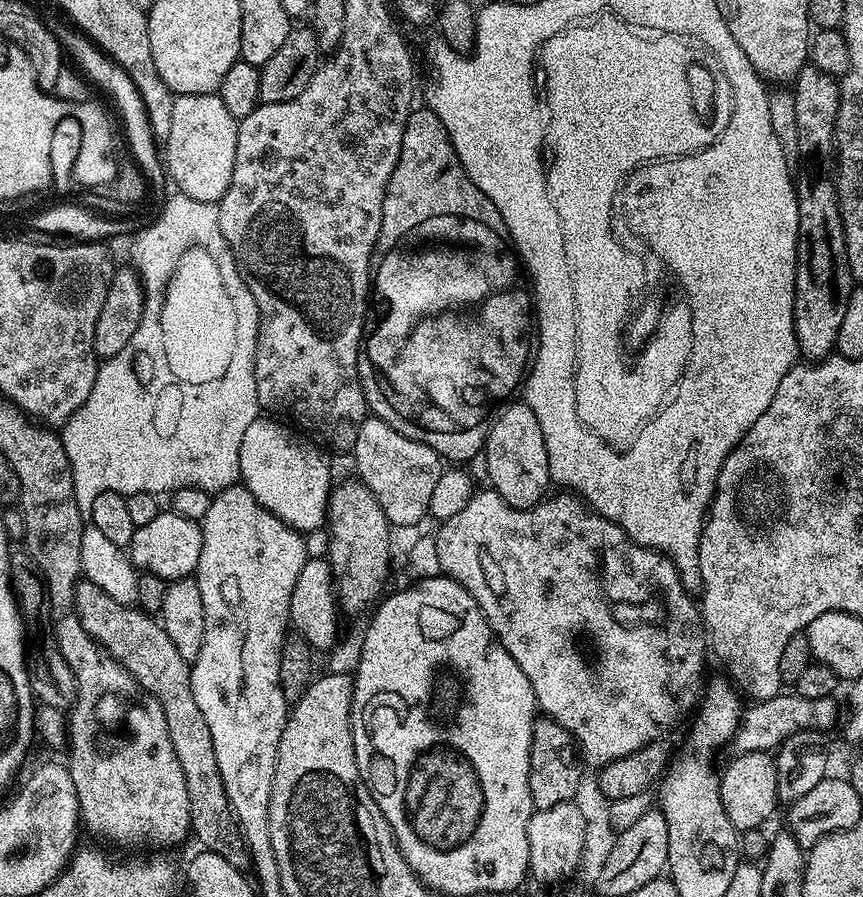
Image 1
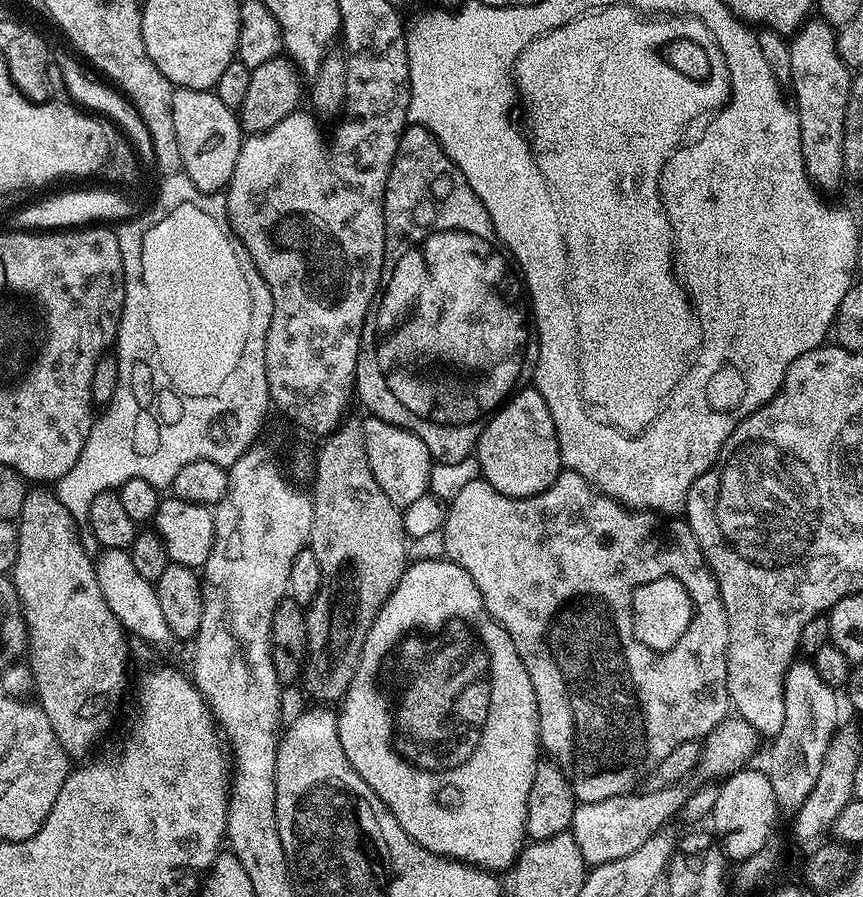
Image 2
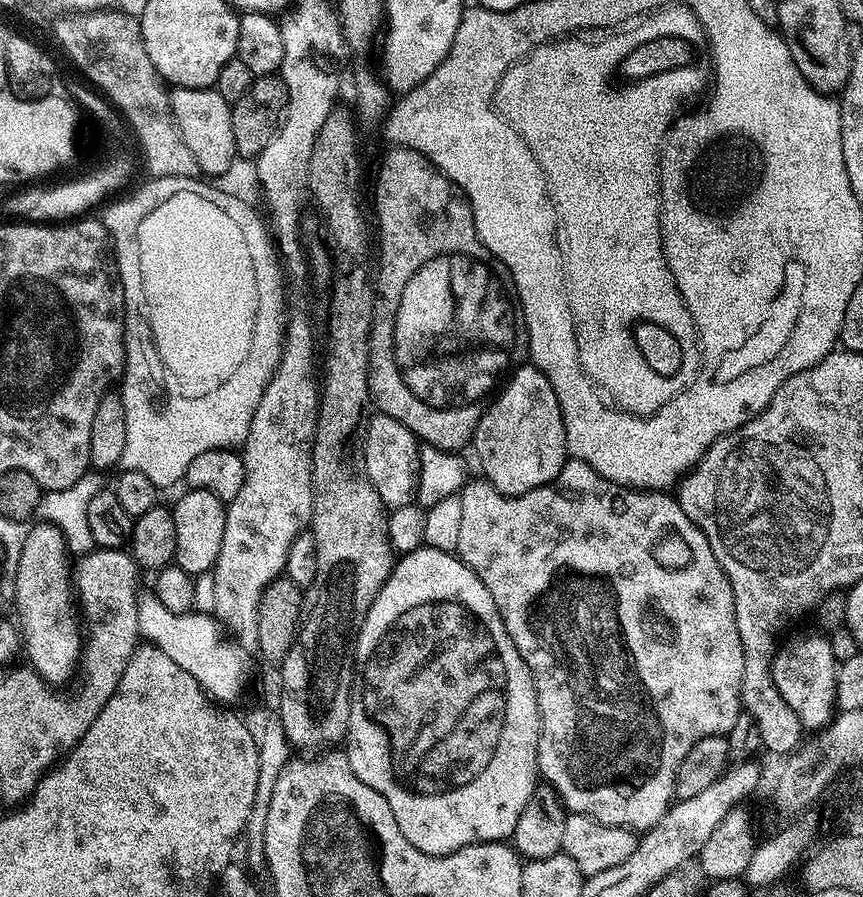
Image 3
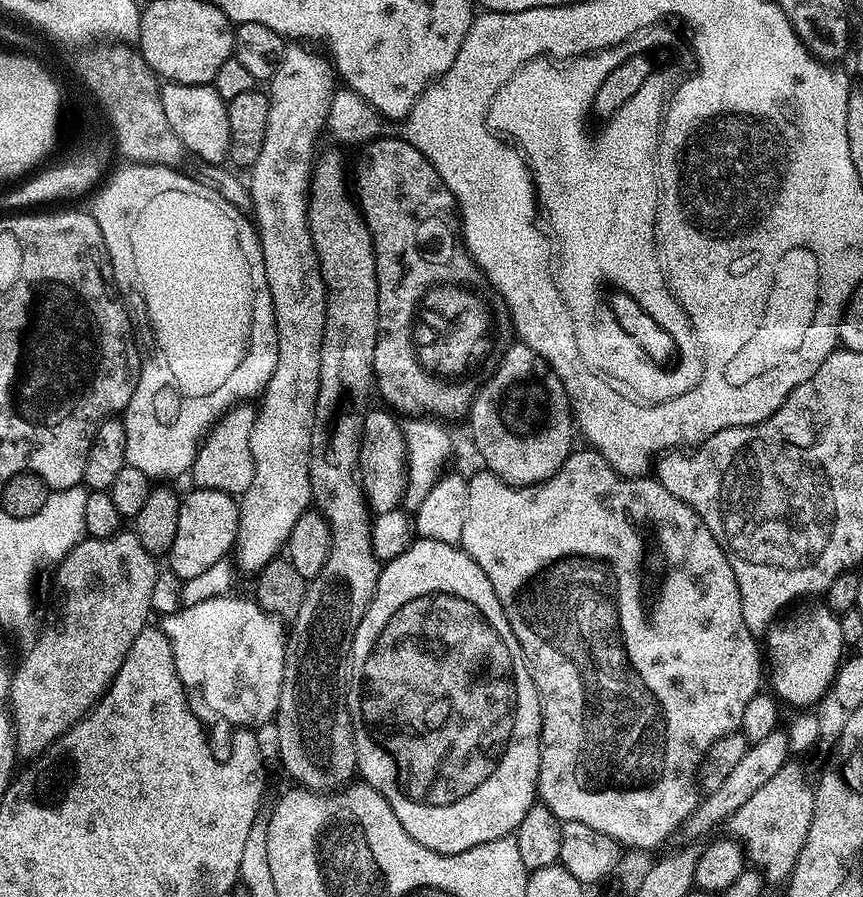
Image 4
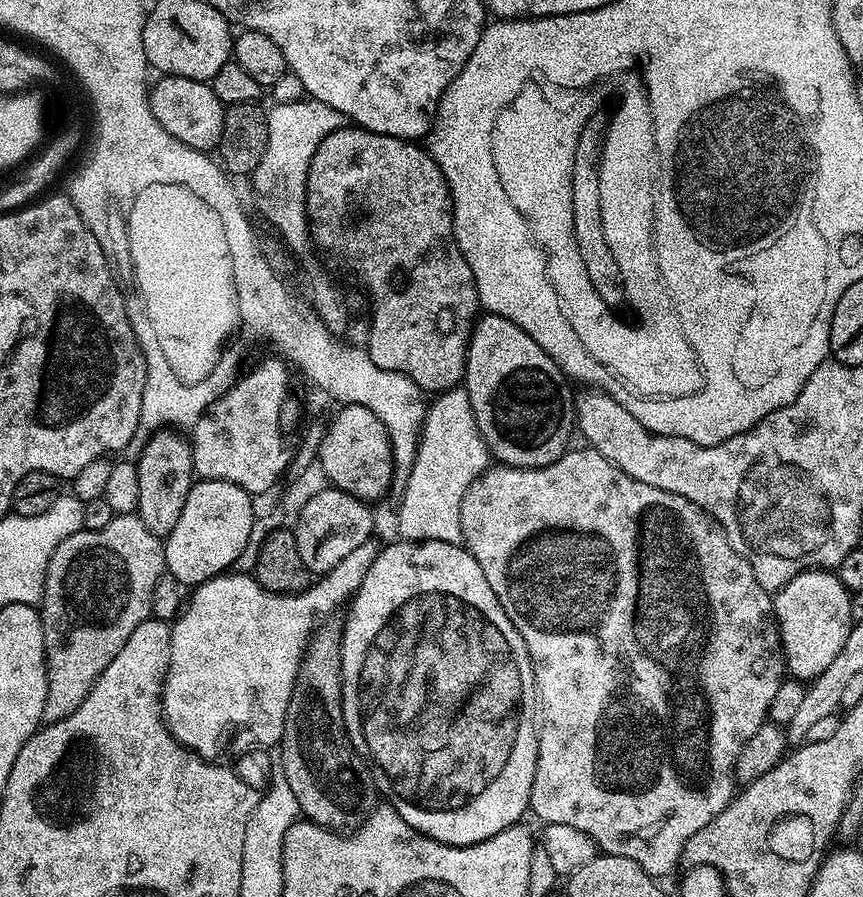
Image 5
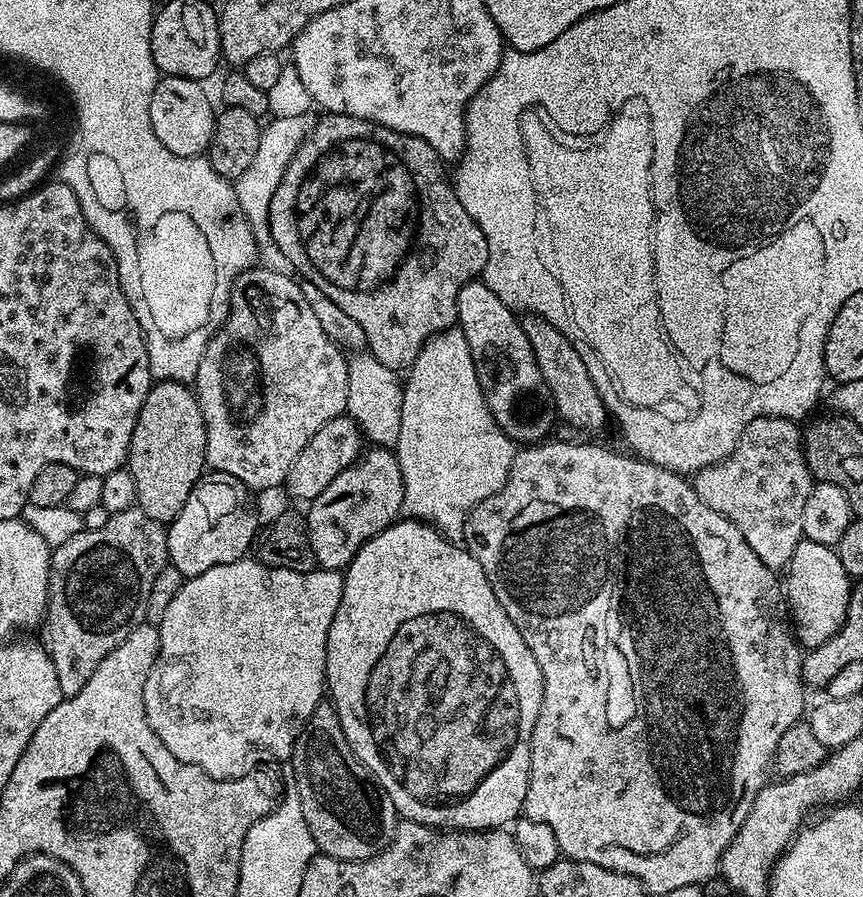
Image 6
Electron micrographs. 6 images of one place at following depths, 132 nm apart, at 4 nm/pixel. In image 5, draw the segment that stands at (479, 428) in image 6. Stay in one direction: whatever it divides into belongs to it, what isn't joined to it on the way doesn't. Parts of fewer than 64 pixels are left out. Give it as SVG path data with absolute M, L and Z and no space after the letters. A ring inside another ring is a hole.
M457 386L439 393L427 405L413 470L406 482L405 493L398 501L396 528L404 542L437 540L463 545L460 507L466 490L490 467L490 453L476 425L470 398Z

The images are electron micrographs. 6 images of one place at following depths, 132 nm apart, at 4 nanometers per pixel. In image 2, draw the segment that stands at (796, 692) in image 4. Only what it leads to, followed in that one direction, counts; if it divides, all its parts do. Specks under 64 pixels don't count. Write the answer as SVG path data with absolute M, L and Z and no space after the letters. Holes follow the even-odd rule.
M793 662L788 667L784 679L786 718L782 722L782 730L778 730L778 734L771 737L772 749L768 752L772 759L770 775L774 798L781 813L795 814L802 802L806 802L806 794L814 790L814 782L818 782L826 746L830 746L838 727L836 719L840 716L840 708L836 705L836 696L837 689L831 688L818 676L812 662Z

